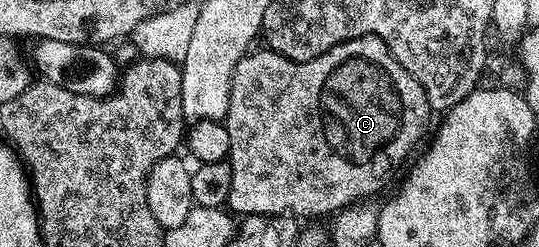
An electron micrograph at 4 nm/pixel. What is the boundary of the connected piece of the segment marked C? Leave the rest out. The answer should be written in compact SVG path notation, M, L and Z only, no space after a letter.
M355 37L322 55L309 61L291 61L282 55L272 52L267 47L260 47L255 51L244 54L243 59L232 76L232 90L230 91L230 107L224 124L230 135L229 164L231 167L230 191L227 195L227 208L237 216L262 215L282 217L291 215L300 217L318 217L320 215L334 215L349 205L368 199L371 193L376 193L388 181L395 165L400 165L412 153L412 148L420 141L424 128L428 125L428 116L433 116L434 110L428 106L424 85L394 59L394 55L386 47L386 43L377 37Z

